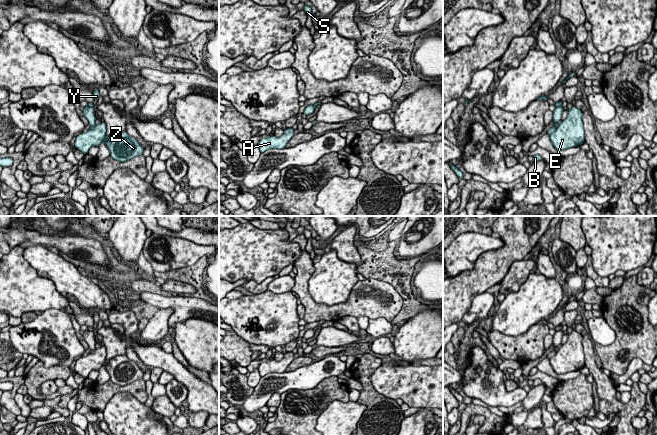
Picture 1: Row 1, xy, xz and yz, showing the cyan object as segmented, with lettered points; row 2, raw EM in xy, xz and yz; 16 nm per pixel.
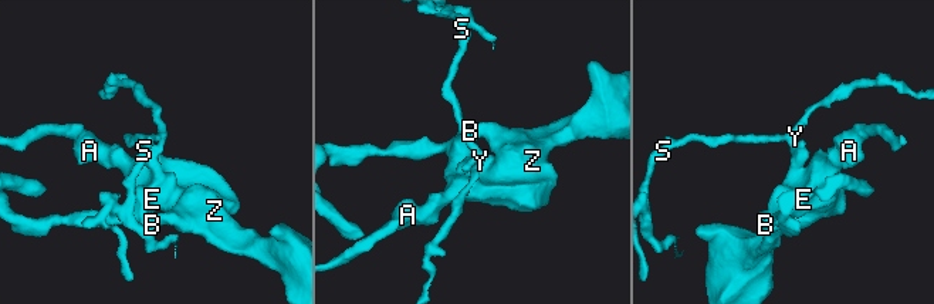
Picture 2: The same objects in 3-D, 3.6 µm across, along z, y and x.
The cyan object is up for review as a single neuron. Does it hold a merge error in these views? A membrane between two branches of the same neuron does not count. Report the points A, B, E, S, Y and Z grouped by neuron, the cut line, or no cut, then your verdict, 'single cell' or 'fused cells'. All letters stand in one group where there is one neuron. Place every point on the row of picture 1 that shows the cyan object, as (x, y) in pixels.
A B E Z / S Y | yz (560, 105), (555, 107) | fused cells

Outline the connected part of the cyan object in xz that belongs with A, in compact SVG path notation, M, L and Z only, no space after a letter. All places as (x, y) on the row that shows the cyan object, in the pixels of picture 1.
M286 128L280 137L267 136L262 138L258 143L259 150L261 153L264 153L268 149L285 149L286 144L293 136L294 129Z

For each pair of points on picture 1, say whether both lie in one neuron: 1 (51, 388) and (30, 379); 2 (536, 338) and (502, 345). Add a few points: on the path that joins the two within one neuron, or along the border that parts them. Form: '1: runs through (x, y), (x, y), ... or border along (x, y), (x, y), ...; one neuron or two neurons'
1: border along (59, 387), (49, 394), (41, 394), (38, 391); two neurons
2: runs through (528, 344), (510, 345); one neuron

